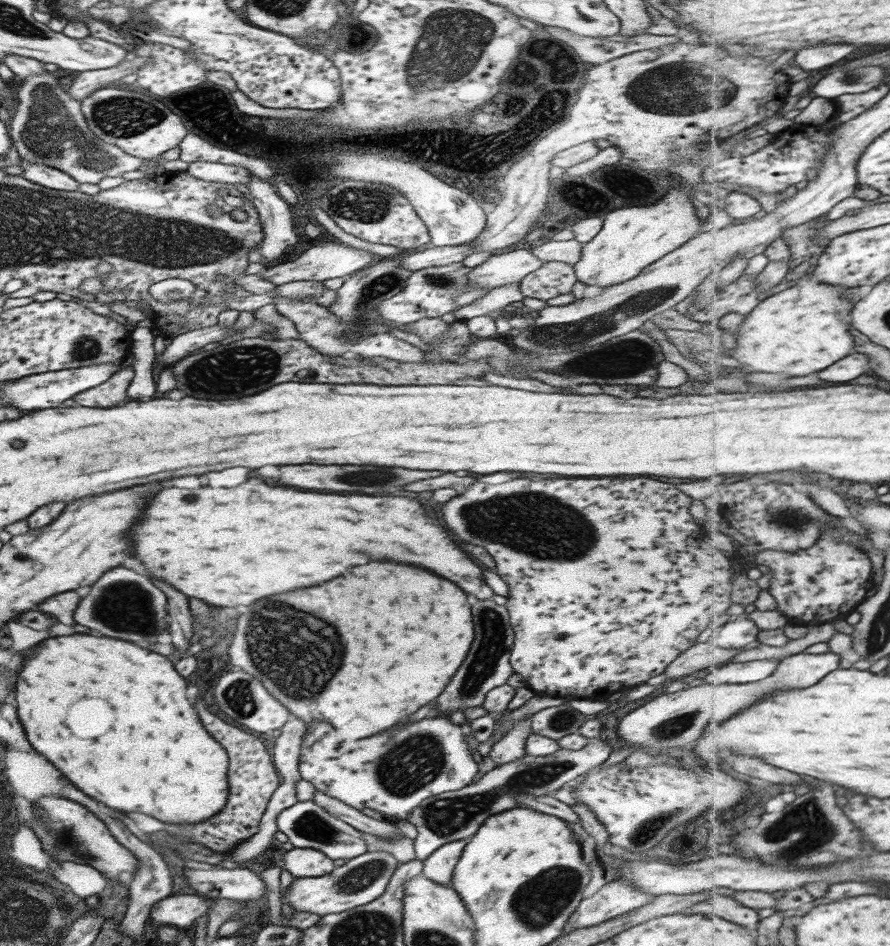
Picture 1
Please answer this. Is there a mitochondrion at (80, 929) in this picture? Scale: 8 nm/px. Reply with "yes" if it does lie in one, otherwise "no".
no

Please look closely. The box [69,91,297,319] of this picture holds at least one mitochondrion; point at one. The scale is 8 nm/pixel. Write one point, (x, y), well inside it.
(118, 116)

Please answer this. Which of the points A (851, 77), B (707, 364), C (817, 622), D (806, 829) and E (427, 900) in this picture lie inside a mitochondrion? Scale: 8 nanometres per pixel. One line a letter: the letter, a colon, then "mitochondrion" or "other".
A: mitochondrion
B: other
C: other
D: mitochondrion
E: other

